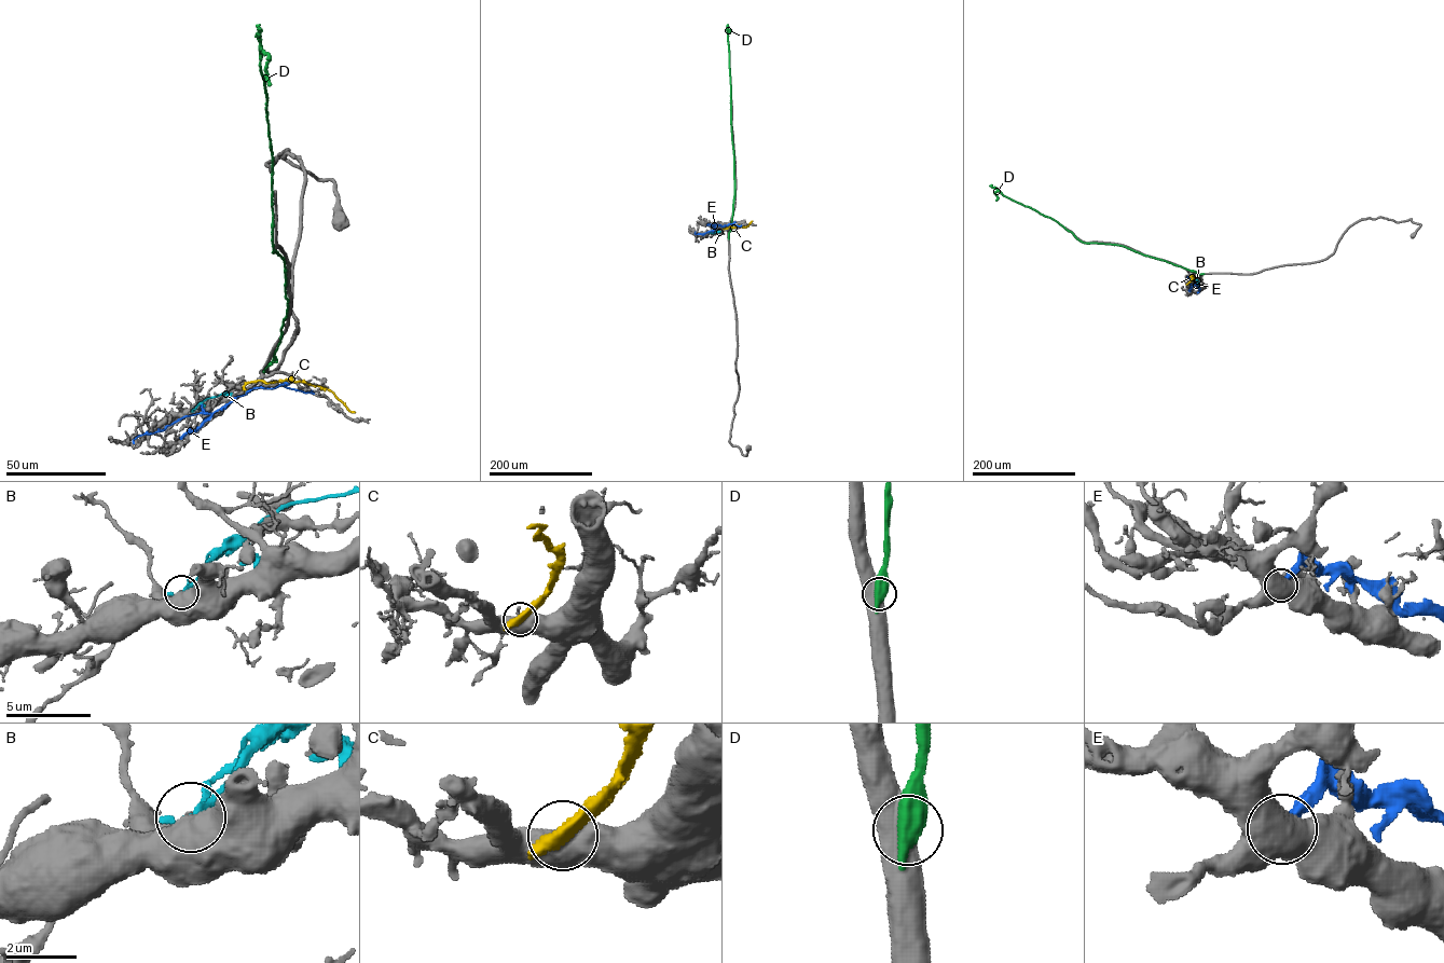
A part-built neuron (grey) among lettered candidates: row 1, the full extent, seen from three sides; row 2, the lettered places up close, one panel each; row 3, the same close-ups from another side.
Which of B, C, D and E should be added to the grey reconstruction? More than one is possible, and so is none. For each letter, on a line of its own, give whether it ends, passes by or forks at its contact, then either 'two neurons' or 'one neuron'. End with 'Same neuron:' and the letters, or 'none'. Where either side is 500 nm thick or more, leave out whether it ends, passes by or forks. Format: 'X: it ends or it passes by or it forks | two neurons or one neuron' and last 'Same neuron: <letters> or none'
B: two neurons
C: two neurons
D: two neurons
E: two neurons
Same neuron: none

